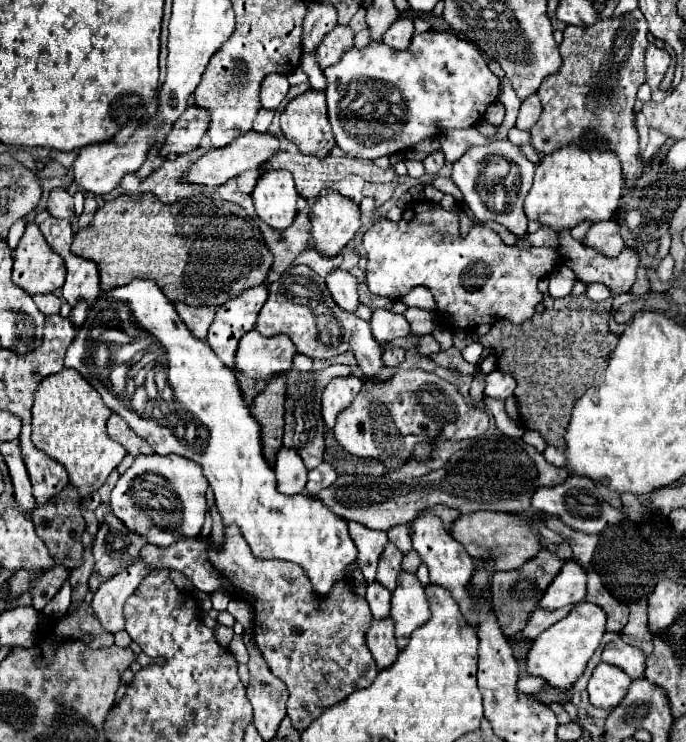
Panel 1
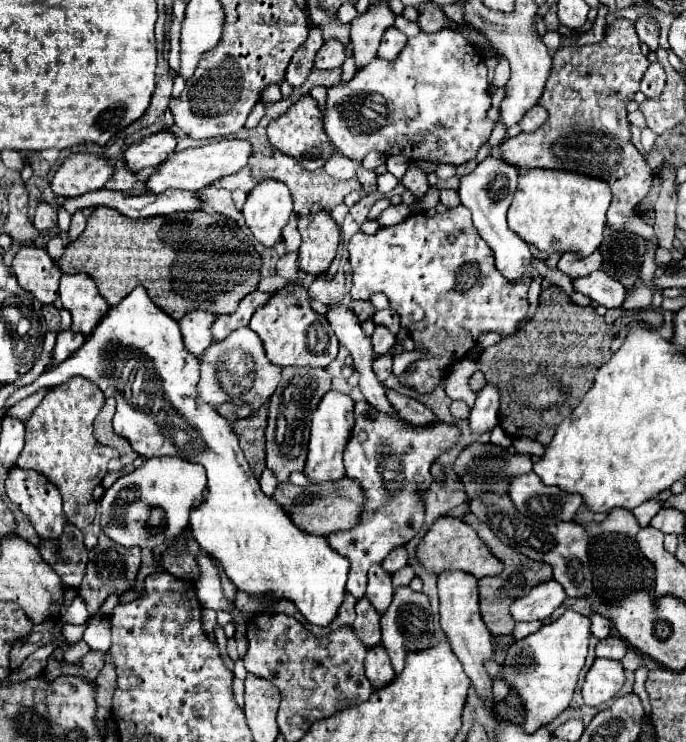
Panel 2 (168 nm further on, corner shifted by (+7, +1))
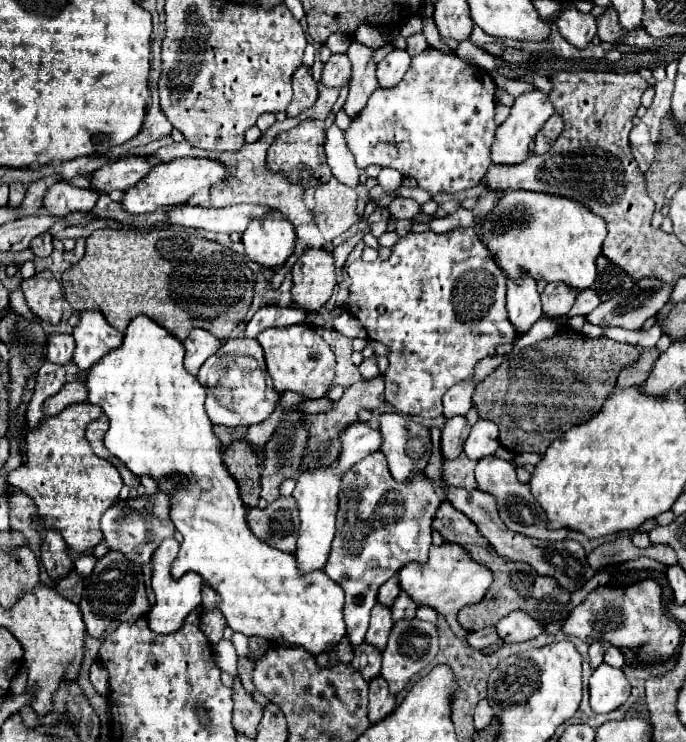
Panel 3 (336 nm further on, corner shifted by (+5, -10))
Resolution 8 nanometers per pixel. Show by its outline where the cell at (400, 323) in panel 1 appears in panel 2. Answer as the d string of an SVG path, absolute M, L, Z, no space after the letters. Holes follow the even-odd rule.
M376 326L374 330L374 336L372 336L372 348L374 348L374 354L376 356L382 356L386 352L390 352L396 344L396 336L384 328L384 326Z

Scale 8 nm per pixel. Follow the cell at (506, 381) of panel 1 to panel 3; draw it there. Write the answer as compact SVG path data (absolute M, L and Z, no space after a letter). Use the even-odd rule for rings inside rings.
M480 419L474 423L466 443L464 443L464 453L470 459L482 459L484 455L492 455L500 447L498 441L498 425L490 419Z

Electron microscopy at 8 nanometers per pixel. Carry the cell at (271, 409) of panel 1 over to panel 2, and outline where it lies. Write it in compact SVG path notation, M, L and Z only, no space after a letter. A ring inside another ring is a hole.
M264 406L258 412L254 412L254 416L240 418L232 424L232 428L240 440L240 448L256 478L260 478L260 474L266 468L266 450L264 450L266 416L268 416L268 408Z

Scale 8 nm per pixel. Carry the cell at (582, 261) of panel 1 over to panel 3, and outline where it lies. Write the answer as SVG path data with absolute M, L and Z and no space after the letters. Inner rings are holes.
M584 289L578 293L576 301L574 301L574 307L570 309L568 317L572 315L588 315L590 311L594 311L598 305L600 305L600 295L594 291L594 289Z

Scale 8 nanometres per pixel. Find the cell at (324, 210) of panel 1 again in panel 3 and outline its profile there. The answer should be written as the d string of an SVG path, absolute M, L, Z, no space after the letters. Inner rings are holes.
M322 247L306 249L292 267L292 299L306 311L318 311L336 285L334 255Z

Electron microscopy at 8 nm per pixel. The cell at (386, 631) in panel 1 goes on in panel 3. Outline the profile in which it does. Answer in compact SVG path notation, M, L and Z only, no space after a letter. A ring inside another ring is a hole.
M382 675L370 679L370 703L368 703L368 719L376 723L390 715L396 707L396 697L390 693L388 683Z

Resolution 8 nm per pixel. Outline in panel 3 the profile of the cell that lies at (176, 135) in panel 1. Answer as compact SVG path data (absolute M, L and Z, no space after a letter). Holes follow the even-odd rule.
M132 155L118 159L114 165L104 165L92 177L92 187L100 193L126 191L134 187L140 179L144 179L152 171L152 163L144 155Z

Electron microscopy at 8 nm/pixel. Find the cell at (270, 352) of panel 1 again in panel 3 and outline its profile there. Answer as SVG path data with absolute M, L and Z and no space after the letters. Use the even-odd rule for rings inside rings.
M228 339L220 351L208 357L200 367L198 381L206 387L206 413L216 425L238 427L262 423L274 413L280 399L272 387L272 379L266 371L264 351L256 339Z

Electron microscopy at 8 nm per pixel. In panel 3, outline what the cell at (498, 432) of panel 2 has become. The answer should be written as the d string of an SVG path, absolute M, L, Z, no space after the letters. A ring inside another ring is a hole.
M494 455L482 457L482 459L478 461L478 465L476 465L476 483L478 483L478 489L496 495L500 517L504 519L504 523L506 523L512 531L522 533L522 535L530 535L530 537L536 537L536 539L552 539L552 541L566 539L566 535L570 533L568 527L560 527L560 529L550 529L550 527L548 527L548 517L544 515L544 509L540 507L540 503L532 497L530 485L528 485L528 483L520 483L520 481L516 479L514 463L512 463L512 461L498 459L498 457L494 457Z

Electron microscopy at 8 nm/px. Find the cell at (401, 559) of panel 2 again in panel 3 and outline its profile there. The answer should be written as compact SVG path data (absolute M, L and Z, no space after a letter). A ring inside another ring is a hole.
M396 573L396 575L392 575L392 577L380 587L380 591L378 591L378 601L384 603L384 605L390 605L390 603L396 599L398 593L400 593L400 583L398 583L398 573Z

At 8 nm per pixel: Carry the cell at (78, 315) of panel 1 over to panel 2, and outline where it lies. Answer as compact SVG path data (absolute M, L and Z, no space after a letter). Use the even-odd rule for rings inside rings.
M72 330L60 332L56 338L56 346L52 350L52 364L62 362L64 358L68 360L82 346L82 340L86 340L86 338L82 338L80 334L74 334Z

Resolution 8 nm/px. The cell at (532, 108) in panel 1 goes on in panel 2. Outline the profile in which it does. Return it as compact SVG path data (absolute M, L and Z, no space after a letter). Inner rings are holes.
M534 106L530 112L526 112L526 116L522 118L520 122L520 128L522 132L536 132L544 122L546 122L548 114L546 114L546 108L542 106Z

